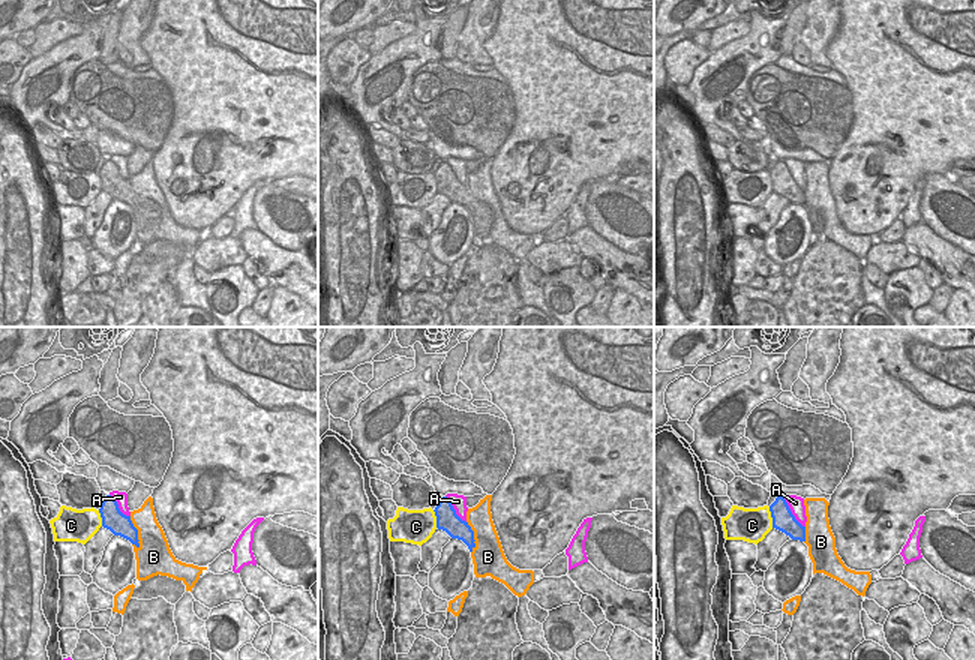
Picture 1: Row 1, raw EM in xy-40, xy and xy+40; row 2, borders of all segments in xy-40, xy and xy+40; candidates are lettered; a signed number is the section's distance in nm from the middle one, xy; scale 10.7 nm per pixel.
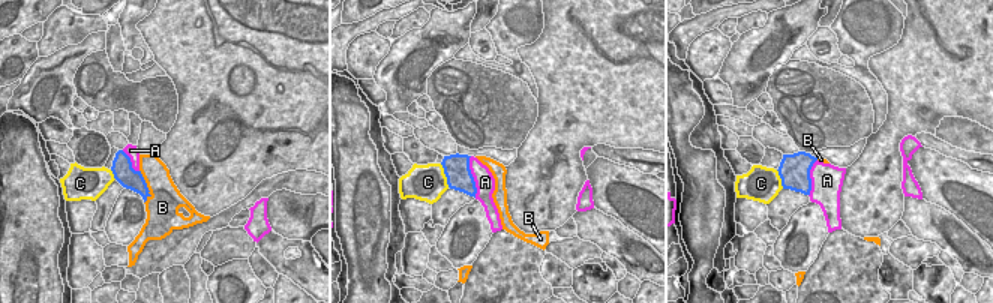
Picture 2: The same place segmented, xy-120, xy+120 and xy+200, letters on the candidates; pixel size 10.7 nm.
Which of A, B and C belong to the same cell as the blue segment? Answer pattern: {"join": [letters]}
{"join": []}

